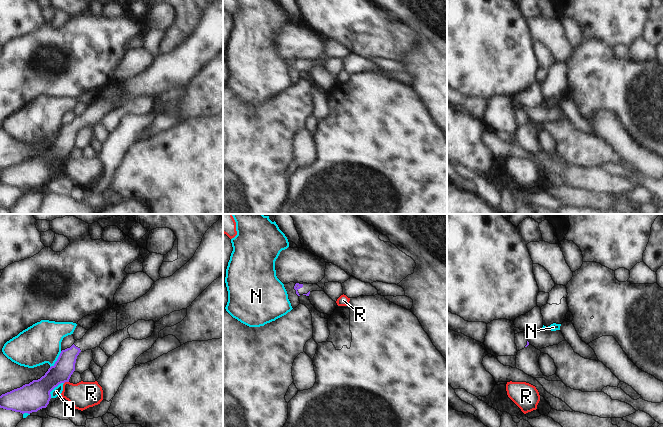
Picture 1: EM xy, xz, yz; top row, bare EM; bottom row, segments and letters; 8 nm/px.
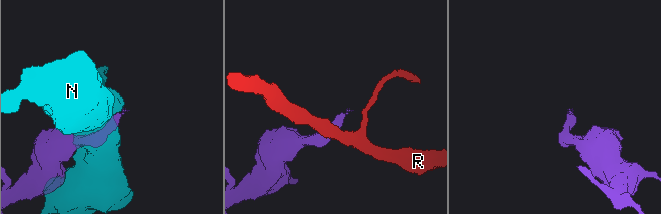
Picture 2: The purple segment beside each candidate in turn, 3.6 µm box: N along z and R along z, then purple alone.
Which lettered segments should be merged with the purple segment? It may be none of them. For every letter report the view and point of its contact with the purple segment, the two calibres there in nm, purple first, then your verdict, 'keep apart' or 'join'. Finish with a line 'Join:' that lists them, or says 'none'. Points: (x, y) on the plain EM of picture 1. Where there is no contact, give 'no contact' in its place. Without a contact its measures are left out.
N: contact xy (54, 163); calibres 220 and 70 nm; keep apart
R: contact xy (66, 157); calibres 200 and 220 nm; keep apart
Join: none

